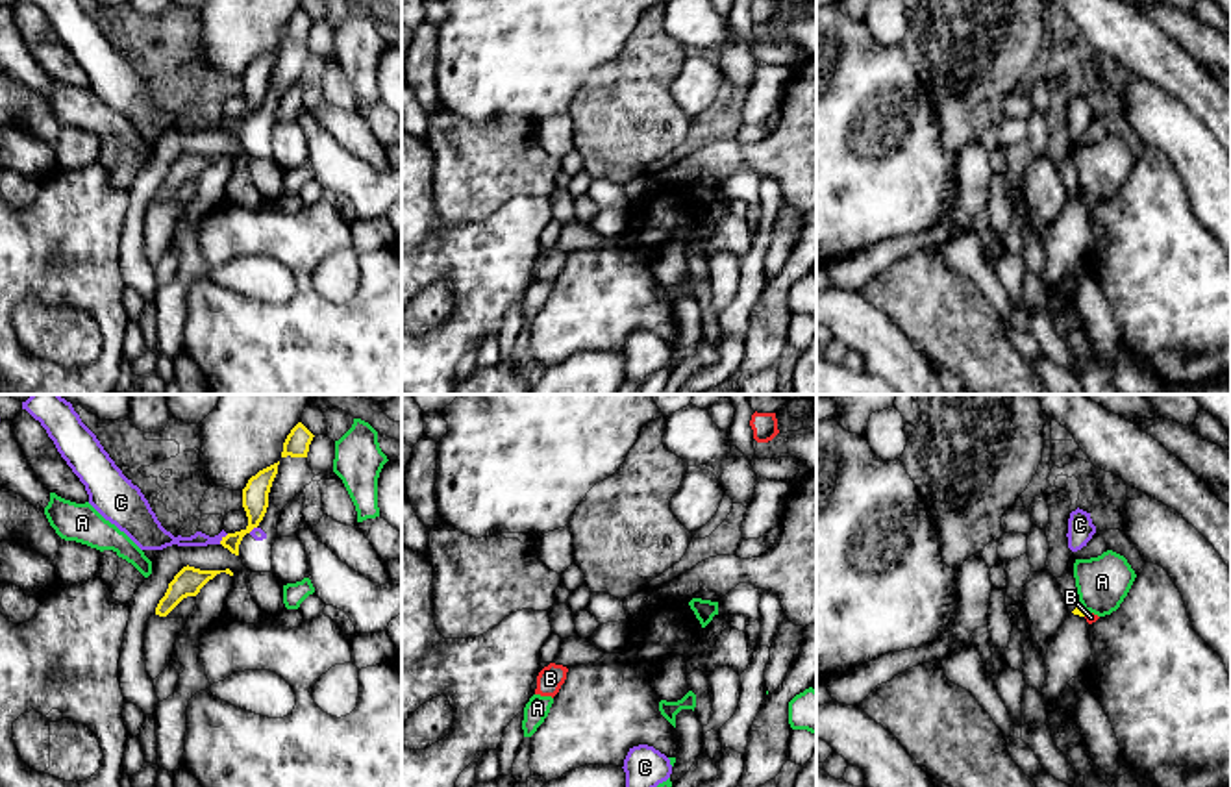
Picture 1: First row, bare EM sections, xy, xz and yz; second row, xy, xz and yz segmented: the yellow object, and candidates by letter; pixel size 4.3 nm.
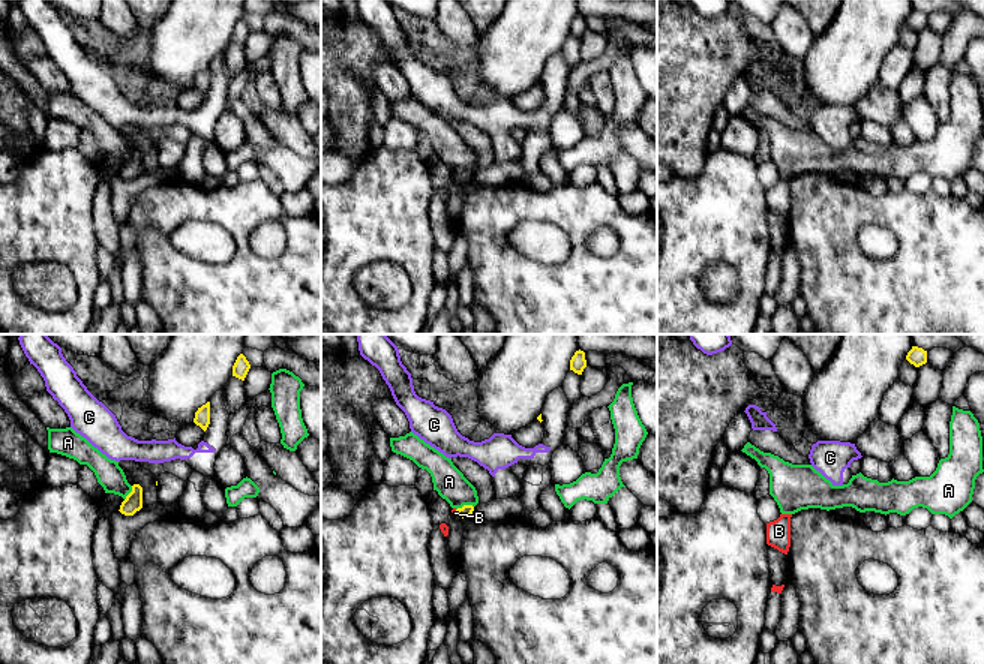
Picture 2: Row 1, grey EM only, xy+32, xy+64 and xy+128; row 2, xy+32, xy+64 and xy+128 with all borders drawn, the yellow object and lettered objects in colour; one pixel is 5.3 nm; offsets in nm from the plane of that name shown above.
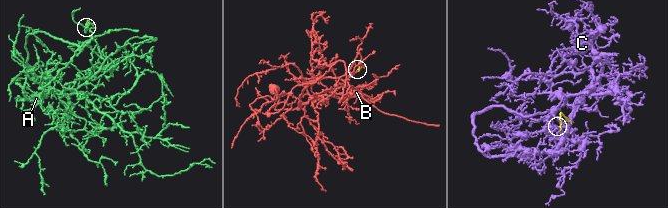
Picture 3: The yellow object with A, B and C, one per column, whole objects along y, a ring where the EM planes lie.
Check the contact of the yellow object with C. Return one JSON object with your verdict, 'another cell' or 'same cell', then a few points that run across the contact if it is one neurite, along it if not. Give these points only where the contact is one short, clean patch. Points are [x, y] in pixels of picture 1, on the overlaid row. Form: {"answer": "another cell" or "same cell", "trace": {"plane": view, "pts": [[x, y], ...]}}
{"answer": "another cell"}

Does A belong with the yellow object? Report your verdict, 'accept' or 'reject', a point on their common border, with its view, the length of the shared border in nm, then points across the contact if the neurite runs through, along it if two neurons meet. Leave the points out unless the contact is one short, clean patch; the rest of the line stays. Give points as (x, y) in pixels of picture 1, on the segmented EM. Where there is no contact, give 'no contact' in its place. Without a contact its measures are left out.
reject; contact yz (1081, 608); length 50 nm; border yz (1080, 604), (1085, 612)

